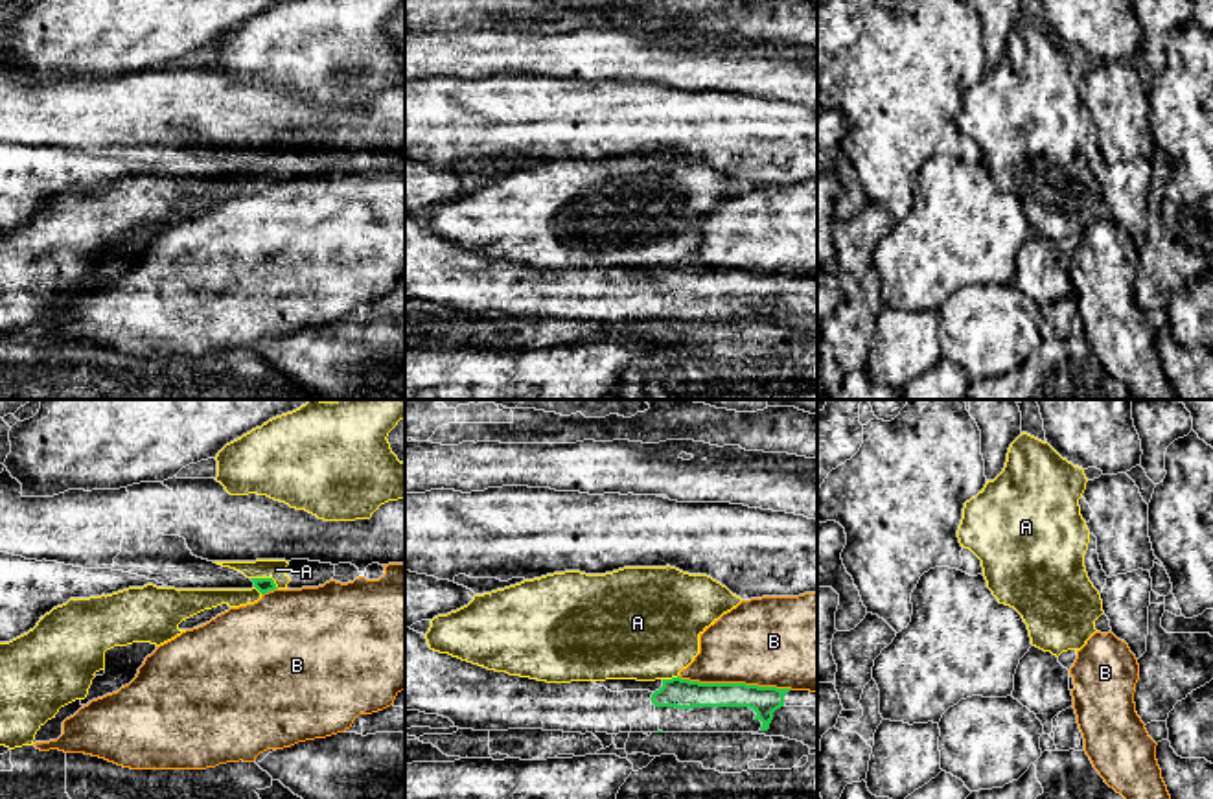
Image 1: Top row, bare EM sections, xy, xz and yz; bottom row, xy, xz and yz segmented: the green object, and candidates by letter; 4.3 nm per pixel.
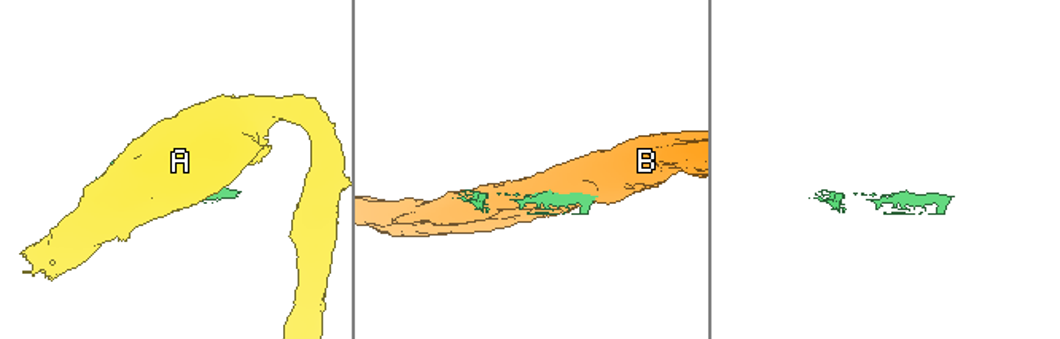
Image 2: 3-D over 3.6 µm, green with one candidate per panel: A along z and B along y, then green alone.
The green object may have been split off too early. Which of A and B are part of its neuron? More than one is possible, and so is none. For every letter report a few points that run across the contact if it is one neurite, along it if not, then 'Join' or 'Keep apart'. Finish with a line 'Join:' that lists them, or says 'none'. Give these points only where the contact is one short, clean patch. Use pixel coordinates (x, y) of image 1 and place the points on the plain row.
A: Keep apart
B: Keep apart
Join: none

